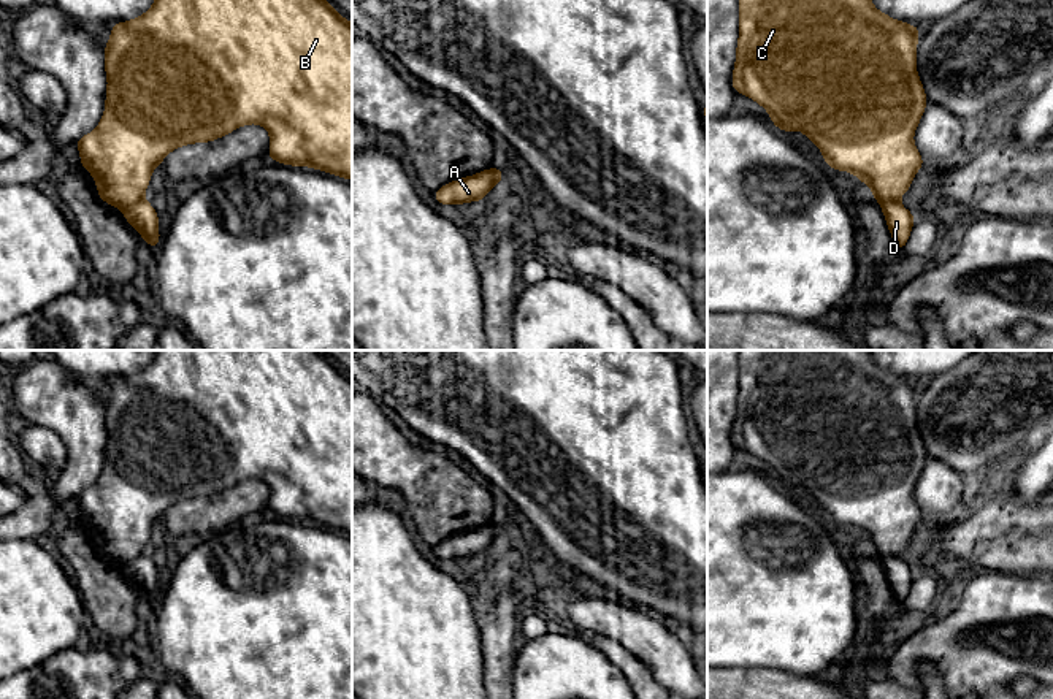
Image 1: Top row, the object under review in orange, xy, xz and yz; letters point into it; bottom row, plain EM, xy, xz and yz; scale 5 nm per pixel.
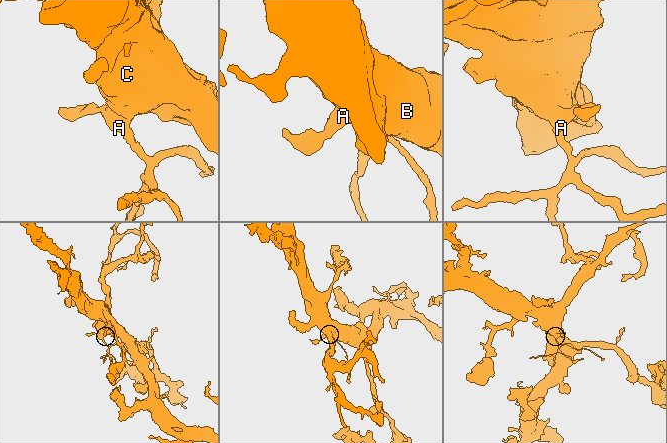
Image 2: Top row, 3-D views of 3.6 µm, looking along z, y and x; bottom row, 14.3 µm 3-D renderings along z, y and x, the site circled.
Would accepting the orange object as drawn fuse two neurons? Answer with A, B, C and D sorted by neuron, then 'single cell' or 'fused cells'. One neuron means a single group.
groups A B C / D; fused cells

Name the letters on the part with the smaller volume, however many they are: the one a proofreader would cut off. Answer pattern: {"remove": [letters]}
{"remove": ["D"]}

